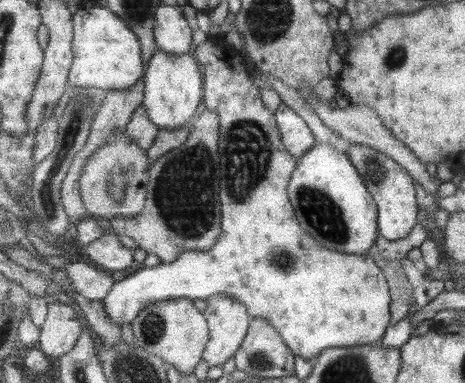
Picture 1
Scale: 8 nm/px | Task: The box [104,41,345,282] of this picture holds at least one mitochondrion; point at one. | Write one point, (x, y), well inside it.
(172, 189)

